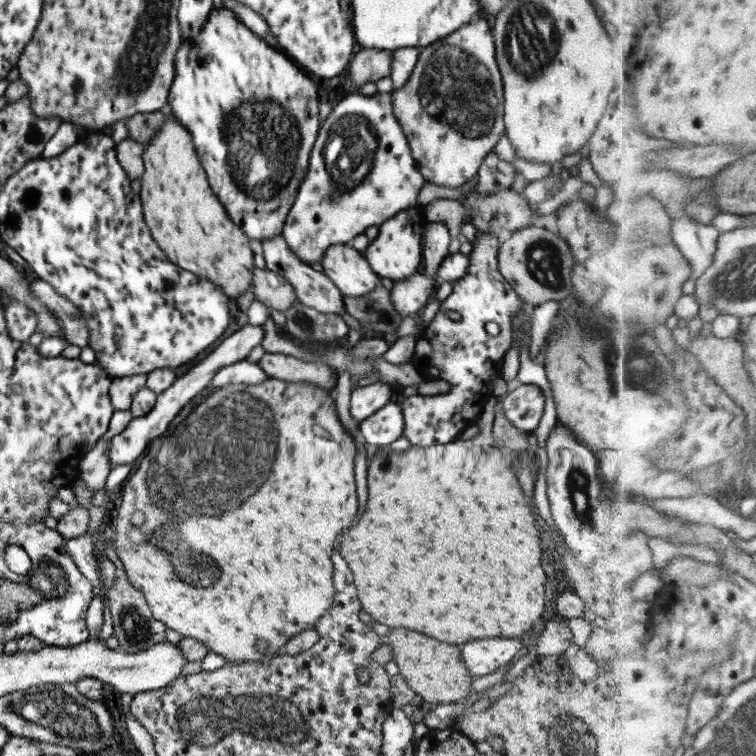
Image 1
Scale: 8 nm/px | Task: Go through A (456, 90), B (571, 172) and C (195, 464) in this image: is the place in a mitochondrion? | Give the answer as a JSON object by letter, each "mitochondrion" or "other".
{"A":"mitochondrion","B":"other","C":"mitochondrion"}

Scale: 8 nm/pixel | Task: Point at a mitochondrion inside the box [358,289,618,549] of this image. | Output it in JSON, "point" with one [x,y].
{"point":[577,484]}

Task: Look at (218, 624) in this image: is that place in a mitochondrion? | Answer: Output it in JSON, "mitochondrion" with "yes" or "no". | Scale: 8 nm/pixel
{"mitochondrion":"no"}

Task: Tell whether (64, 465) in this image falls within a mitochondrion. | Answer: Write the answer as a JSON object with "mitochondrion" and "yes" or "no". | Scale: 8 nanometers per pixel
{"mitochondrion":"no"}

